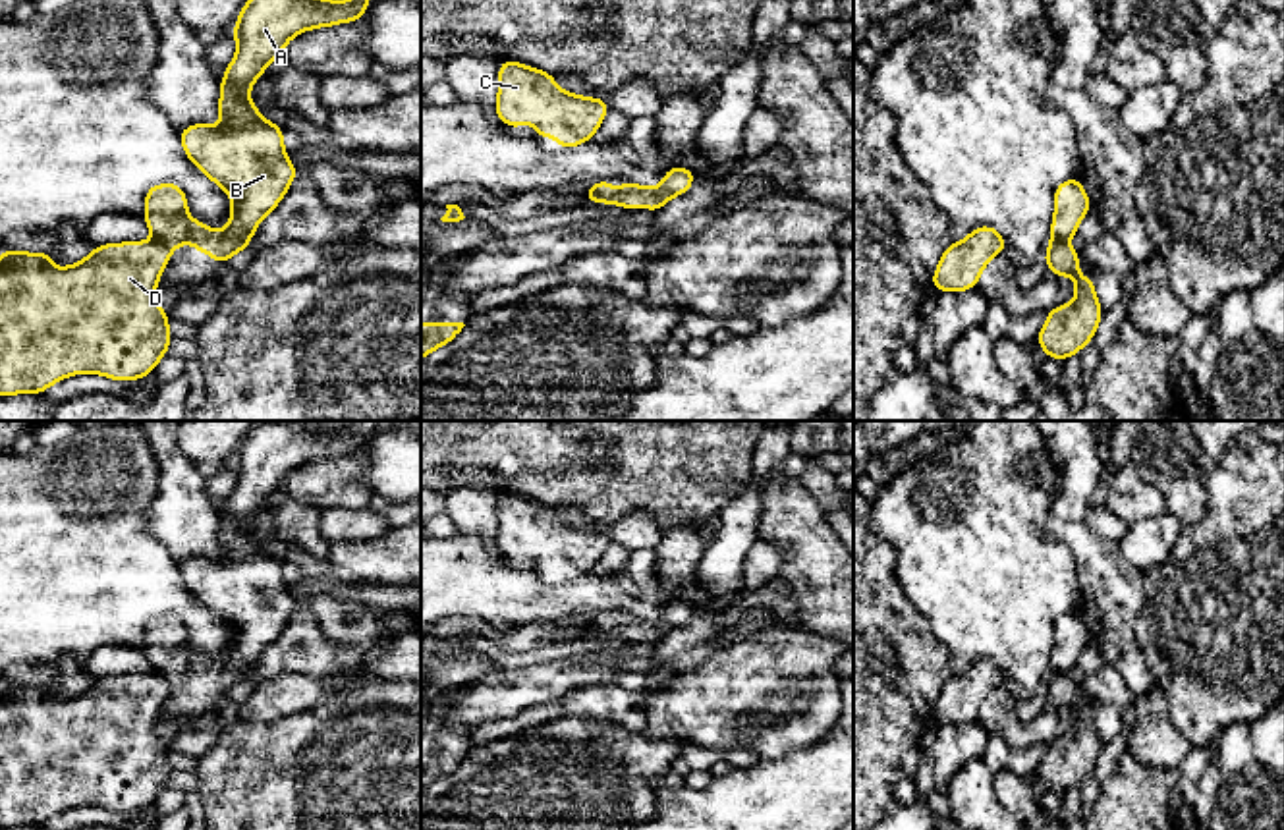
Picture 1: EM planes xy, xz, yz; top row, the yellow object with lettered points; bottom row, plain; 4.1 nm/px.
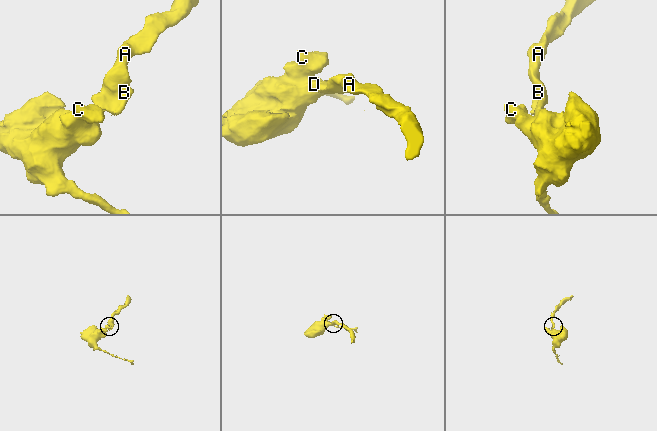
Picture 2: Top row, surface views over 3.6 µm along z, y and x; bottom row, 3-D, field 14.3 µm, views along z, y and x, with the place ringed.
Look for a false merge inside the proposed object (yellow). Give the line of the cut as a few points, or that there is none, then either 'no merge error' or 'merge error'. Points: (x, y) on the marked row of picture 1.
cut xy (155, 238), (170, 253); merge error

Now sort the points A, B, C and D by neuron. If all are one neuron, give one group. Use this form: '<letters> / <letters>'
A B / C D

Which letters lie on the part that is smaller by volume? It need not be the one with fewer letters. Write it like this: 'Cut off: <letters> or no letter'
Cut off: A, B

